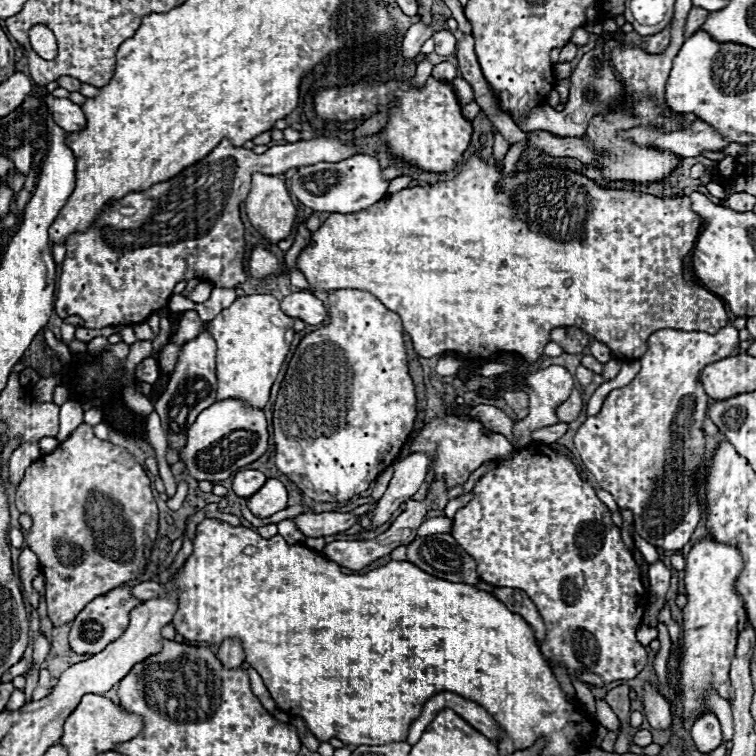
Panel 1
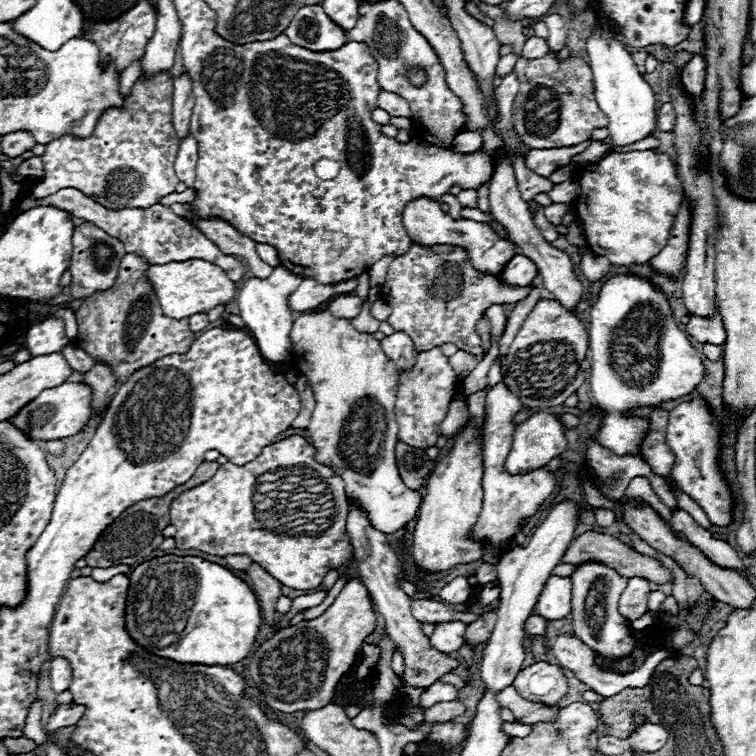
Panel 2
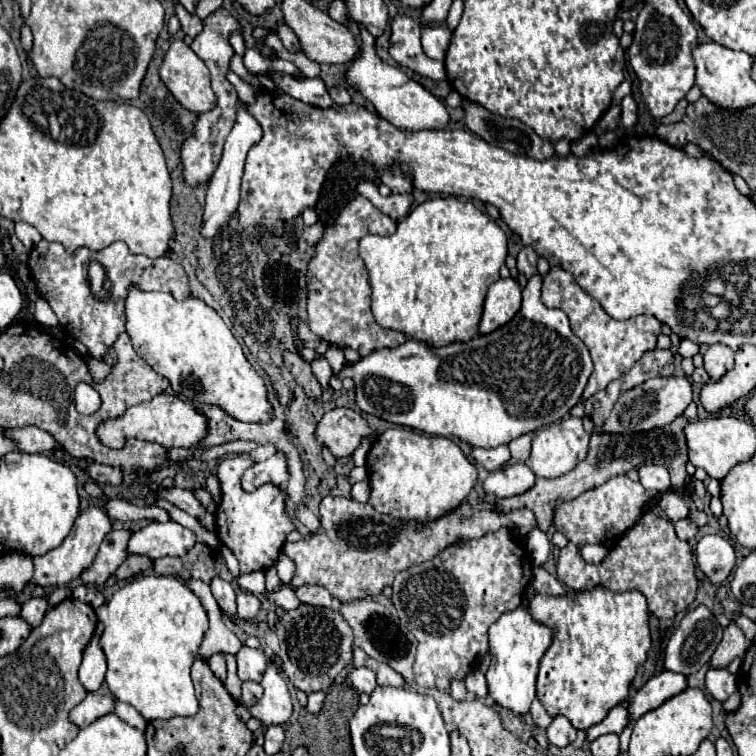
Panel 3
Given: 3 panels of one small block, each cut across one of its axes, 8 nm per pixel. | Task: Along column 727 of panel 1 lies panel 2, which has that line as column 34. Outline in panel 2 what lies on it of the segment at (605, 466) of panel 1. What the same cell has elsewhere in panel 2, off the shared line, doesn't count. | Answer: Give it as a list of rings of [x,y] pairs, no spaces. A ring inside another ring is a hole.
[[[46,320],[38,326],[32,326],[26,334],[26,340],[24,340],[24,346],[28,348],[32,358],[60,352],[66,344],[70,344],[70,340],[64,332],[62,320]]]

